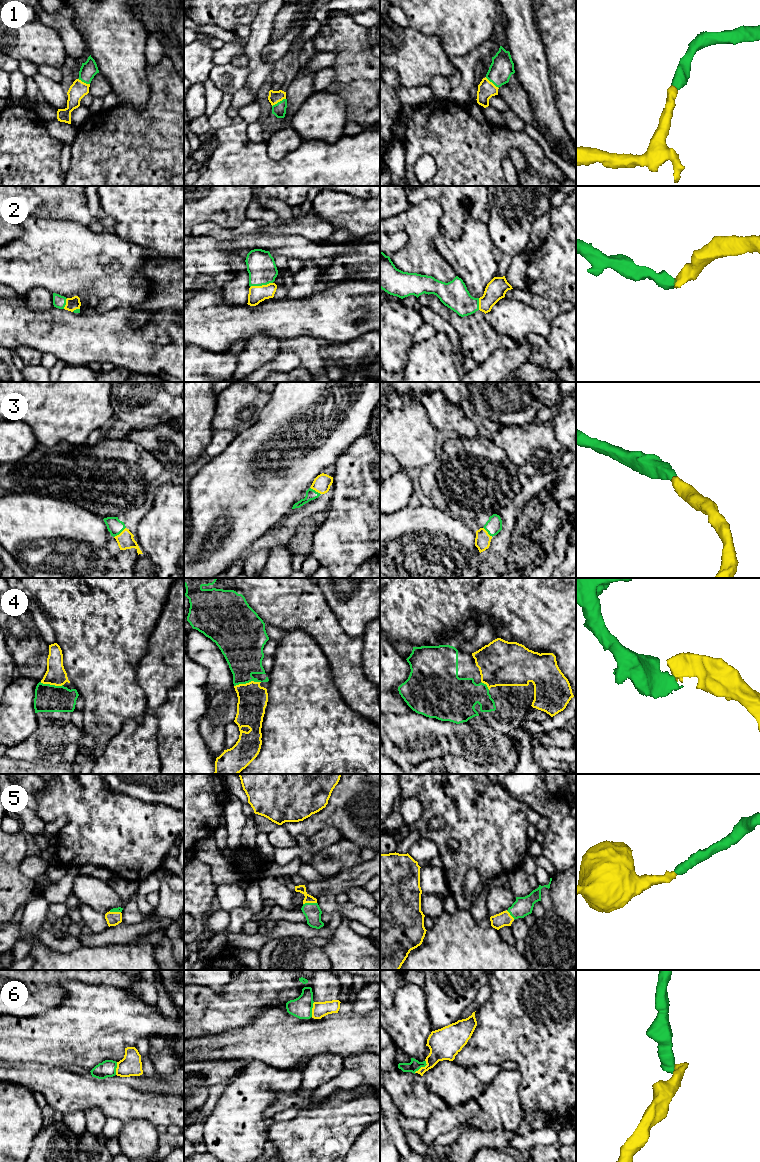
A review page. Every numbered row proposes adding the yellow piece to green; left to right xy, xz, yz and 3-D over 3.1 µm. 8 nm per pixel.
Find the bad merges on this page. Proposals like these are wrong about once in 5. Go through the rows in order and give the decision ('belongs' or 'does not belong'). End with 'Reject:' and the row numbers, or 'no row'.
1: belongs
2: belongs
3: belongs
4: belongs
5: belongs
6: does not belong
Reject: 6

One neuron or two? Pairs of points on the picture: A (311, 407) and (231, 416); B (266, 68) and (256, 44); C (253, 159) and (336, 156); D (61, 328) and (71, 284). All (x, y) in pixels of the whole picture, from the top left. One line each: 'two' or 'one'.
A: two
B: one
C: one
D: two

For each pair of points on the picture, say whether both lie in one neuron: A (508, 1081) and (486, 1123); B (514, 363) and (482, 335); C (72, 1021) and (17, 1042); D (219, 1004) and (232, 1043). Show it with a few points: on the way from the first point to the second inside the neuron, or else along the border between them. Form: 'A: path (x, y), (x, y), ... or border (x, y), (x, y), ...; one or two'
A: path (503, 1091), (500, 1098), (500, 1109), (496, 1113); one
B: border (497, 347), (485, 360), (479, 363); two
C: path (58, 1035), (55, 1038), (31, 1039); one
D: border (250, 1023), (204, 1035); two

